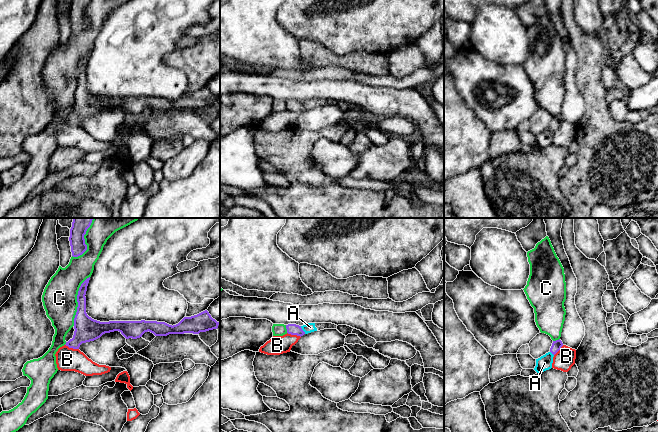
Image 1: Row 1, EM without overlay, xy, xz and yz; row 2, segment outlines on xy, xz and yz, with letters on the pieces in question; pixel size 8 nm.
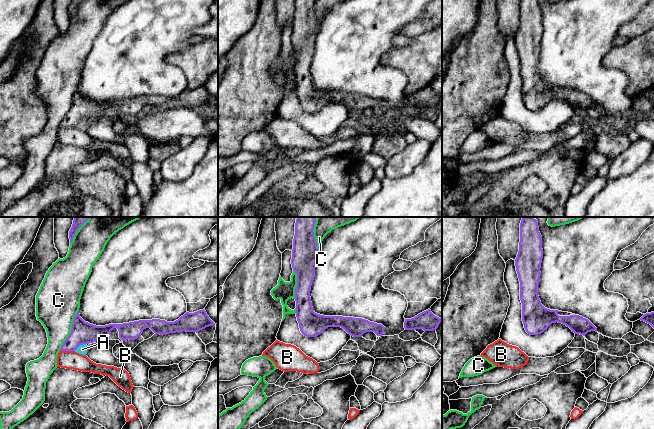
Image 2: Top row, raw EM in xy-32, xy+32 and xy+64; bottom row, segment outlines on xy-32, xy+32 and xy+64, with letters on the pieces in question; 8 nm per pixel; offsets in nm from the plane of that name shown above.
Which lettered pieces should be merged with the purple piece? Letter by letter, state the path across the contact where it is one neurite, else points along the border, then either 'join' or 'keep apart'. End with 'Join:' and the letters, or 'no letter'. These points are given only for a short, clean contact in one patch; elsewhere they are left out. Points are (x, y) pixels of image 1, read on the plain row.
A: across xz (293, 105), (302, 106), (310, 103) | join
B: along xy (65, 120), (78, 125) | keep apart
C: keep apart
Join: A

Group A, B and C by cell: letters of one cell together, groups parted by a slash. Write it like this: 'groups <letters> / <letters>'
groups A / B / C

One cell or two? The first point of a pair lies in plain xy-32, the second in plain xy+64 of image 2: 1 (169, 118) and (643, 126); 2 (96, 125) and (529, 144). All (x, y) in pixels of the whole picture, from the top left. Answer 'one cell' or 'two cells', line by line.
1: one cell
2: two cells

